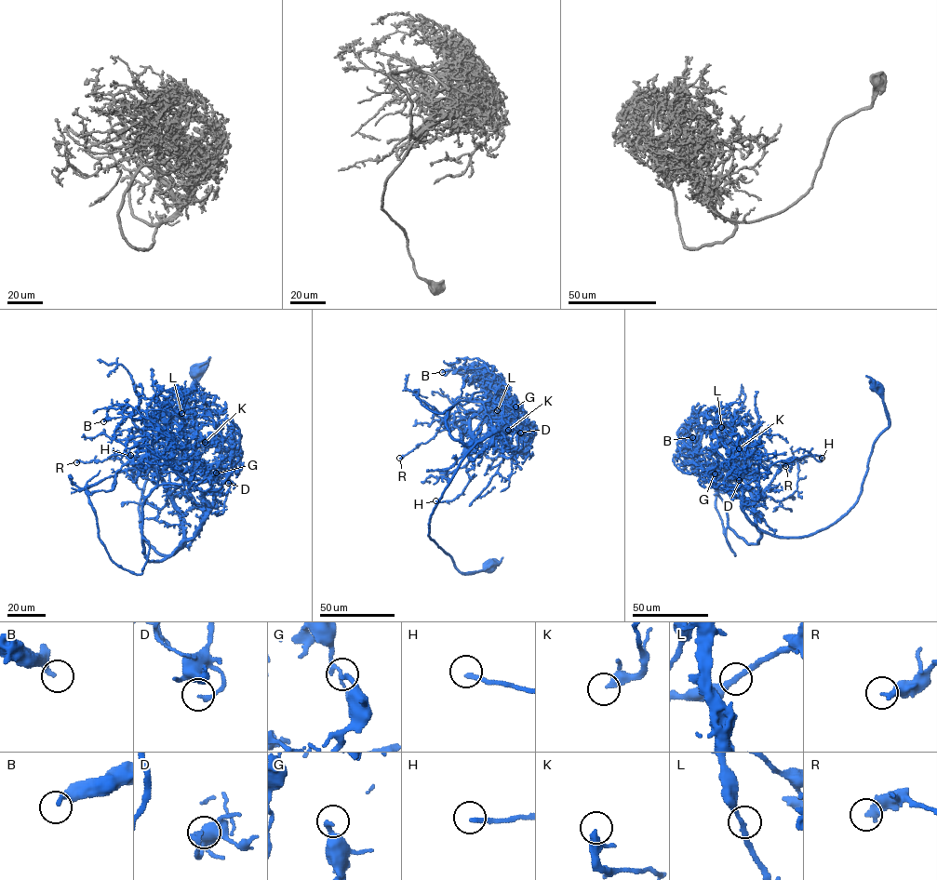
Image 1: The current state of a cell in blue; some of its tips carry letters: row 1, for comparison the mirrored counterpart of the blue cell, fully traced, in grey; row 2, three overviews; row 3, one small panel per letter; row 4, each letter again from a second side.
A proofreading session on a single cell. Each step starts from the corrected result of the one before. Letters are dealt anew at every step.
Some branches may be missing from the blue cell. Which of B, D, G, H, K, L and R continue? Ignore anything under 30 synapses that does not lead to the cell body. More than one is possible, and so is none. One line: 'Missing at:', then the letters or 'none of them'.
Missing at: none of them

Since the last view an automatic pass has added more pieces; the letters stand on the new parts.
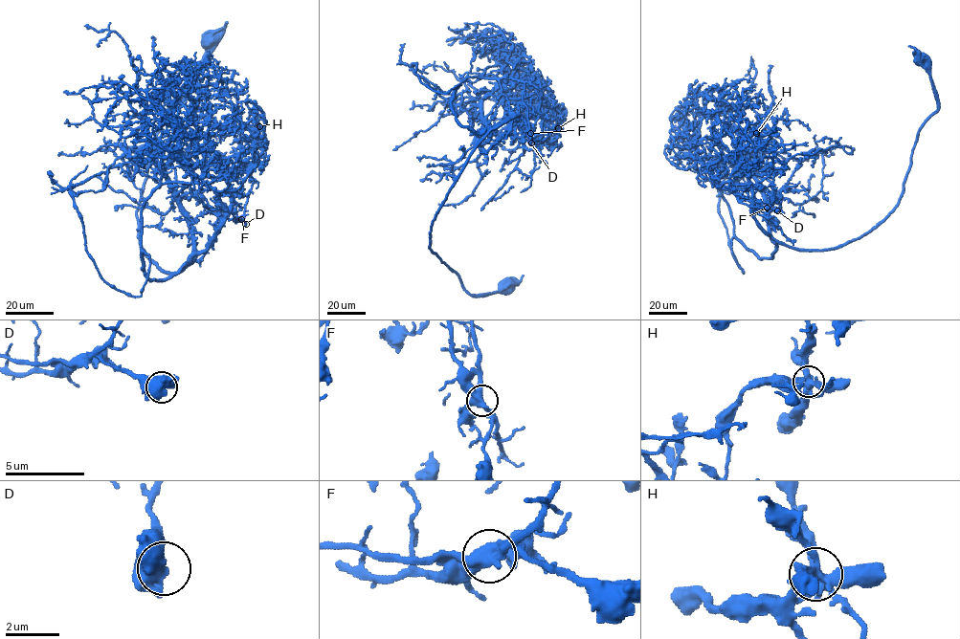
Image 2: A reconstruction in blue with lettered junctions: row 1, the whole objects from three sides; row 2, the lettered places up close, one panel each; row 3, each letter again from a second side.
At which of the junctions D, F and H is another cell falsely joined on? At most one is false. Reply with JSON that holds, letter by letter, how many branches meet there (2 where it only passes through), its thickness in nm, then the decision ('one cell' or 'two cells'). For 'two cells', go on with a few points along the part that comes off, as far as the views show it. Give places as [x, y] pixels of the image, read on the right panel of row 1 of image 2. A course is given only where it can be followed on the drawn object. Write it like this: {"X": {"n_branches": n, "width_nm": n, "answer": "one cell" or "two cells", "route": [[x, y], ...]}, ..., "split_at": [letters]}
{"D": {"n_branches": 3, "width_nm": 550, "answer": "one cell"}, "F": {"n_branches": 4, "width_nm": 480, "answer": "one cell"}, "H": {"n_branches": 7, "width_nm": 400, "answer": "one cell"}, "split_at": []}

